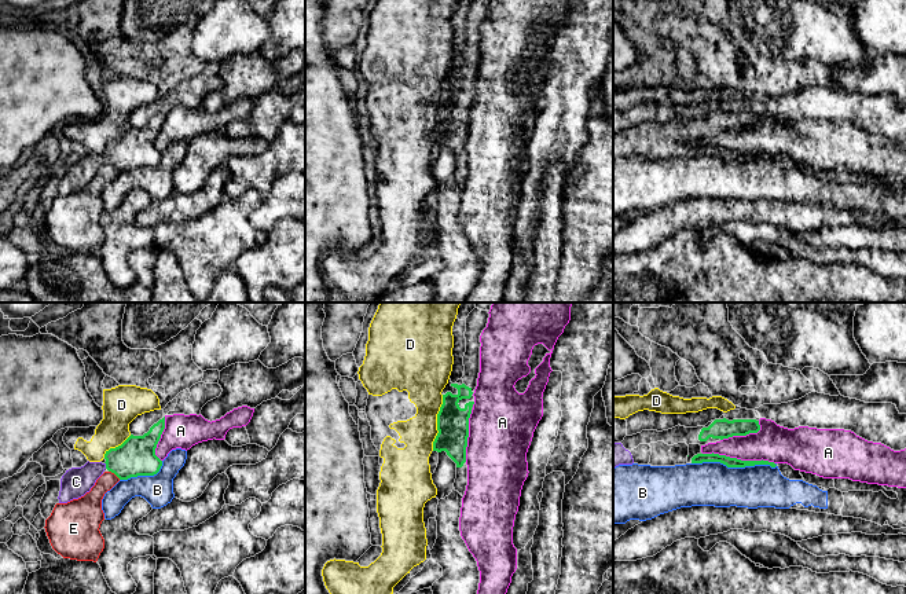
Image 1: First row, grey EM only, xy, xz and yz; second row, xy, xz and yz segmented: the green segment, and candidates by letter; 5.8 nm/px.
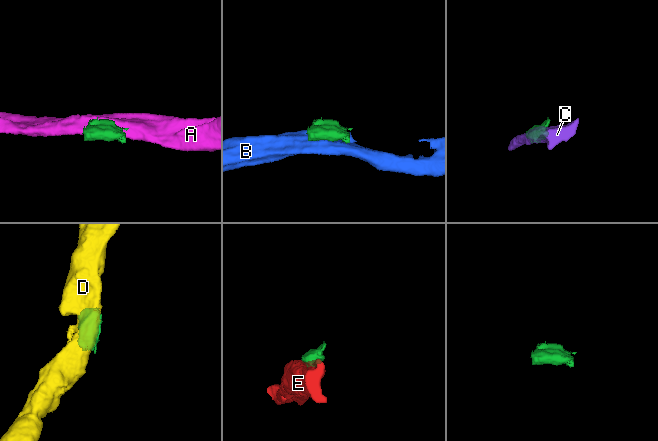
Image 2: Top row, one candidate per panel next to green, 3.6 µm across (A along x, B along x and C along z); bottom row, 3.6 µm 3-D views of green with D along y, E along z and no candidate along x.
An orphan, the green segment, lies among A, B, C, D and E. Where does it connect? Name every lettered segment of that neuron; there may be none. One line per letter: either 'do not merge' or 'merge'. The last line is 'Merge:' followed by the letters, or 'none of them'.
A: do not merge
B: do not merge
C: merge
D: do not merge
E: do not merge
Merge: C

